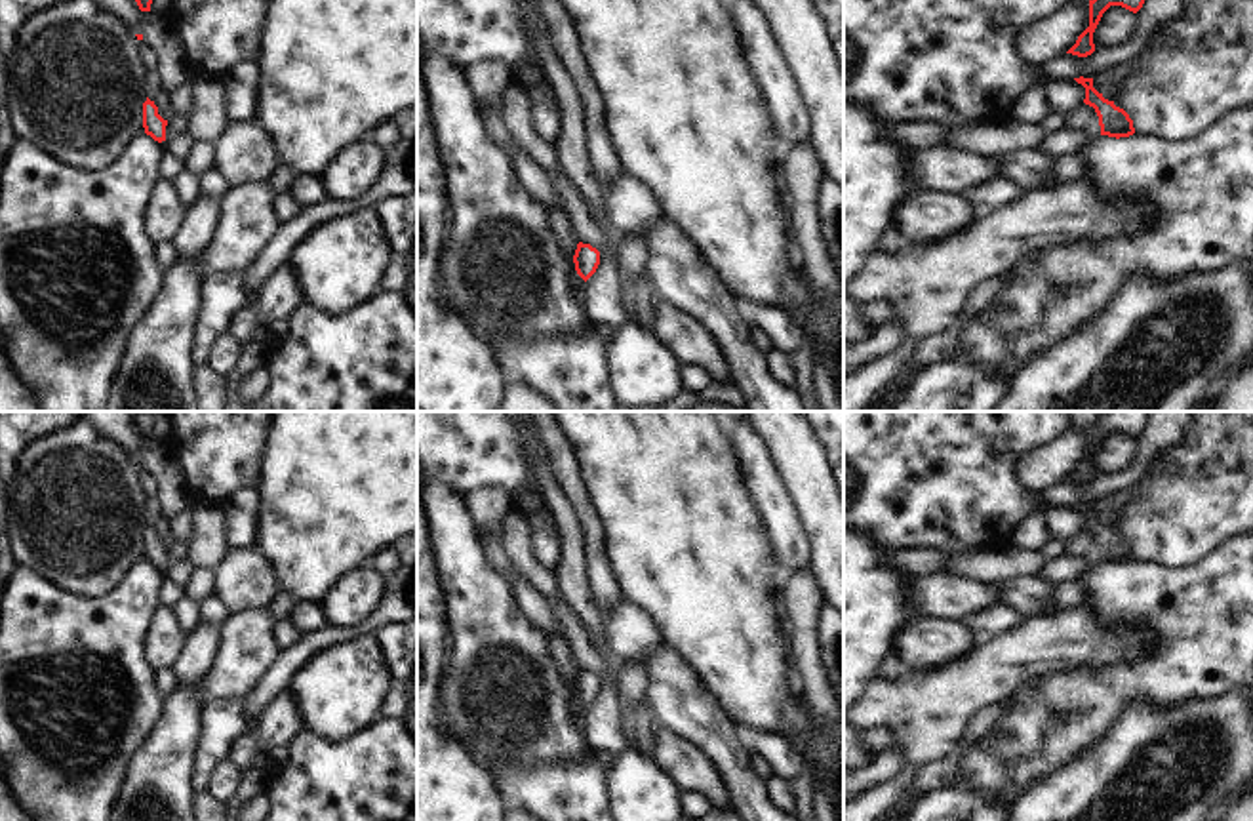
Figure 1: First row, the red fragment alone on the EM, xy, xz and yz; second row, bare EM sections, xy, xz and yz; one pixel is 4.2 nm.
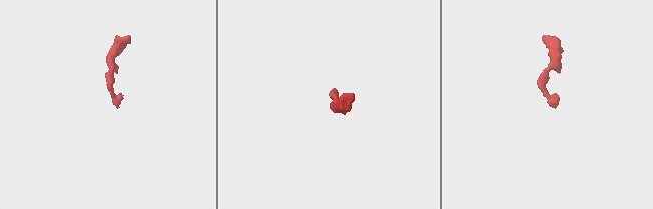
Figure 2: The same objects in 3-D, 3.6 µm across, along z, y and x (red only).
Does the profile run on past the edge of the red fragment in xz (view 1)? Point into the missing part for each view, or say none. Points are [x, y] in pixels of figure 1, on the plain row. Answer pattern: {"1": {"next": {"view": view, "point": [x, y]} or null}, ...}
{"1": {"next": null}}

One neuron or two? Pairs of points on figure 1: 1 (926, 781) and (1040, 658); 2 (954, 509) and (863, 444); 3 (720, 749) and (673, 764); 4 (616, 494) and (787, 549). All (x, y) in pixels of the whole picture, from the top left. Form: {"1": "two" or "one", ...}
{"1": "two", "2": "one", "3": "two", "4": "two"}

